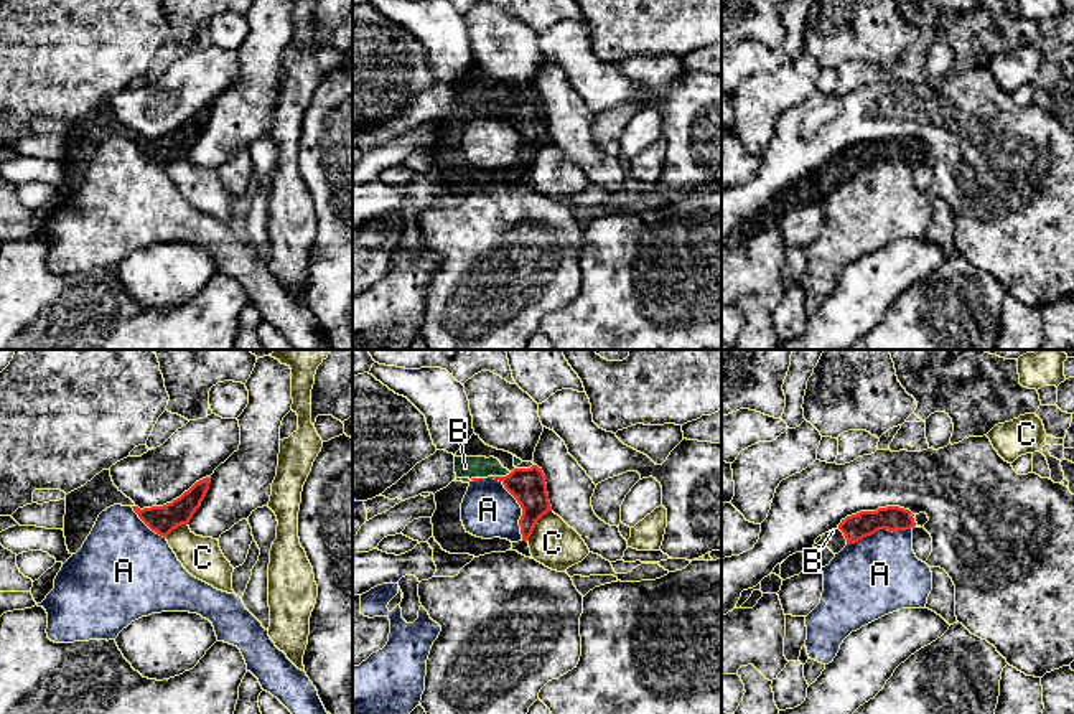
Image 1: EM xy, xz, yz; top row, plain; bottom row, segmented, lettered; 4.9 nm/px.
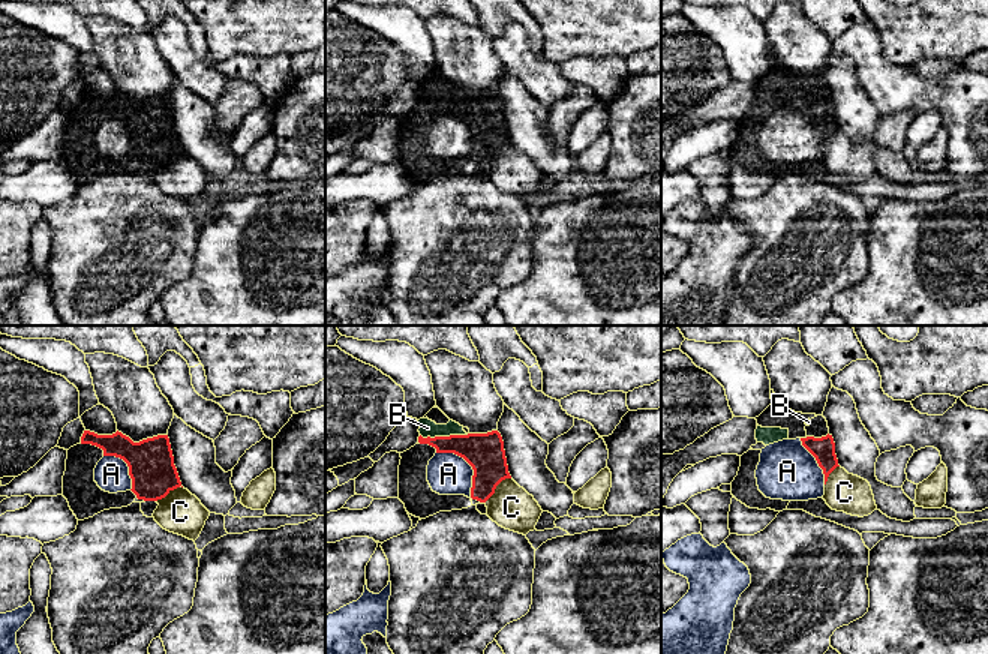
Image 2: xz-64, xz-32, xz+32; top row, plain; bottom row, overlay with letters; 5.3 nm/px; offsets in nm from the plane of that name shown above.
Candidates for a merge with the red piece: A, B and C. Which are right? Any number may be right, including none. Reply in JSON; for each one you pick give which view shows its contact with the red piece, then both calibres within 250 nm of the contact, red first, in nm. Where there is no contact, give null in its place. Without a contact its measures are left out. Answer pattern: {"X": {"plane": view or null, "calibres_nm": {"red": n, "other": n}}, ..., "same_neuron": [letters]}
{"B": {"plane": "xz", "calibres_nm": {"red": 180, "other": 110}}, "same_neuron": ["B"]}

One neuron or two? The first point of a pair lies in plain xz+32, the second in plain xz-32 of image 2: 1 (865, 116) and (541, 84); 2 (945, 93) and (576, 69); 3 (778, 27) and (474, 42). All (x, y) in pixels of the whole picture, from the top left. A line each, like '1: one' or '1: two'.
1: two
2: two
3: one

